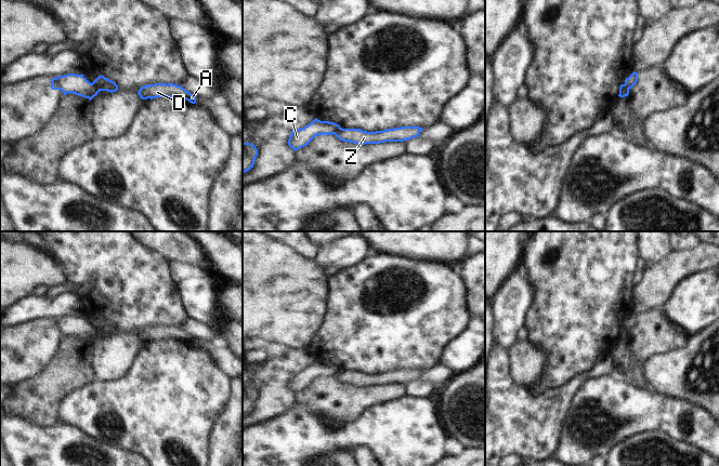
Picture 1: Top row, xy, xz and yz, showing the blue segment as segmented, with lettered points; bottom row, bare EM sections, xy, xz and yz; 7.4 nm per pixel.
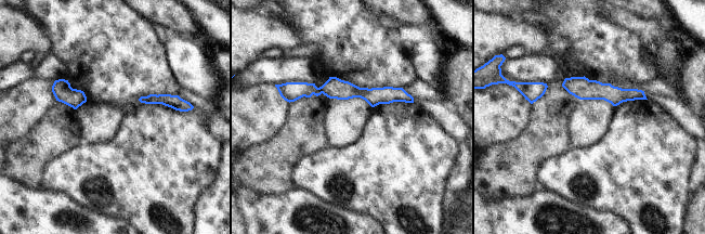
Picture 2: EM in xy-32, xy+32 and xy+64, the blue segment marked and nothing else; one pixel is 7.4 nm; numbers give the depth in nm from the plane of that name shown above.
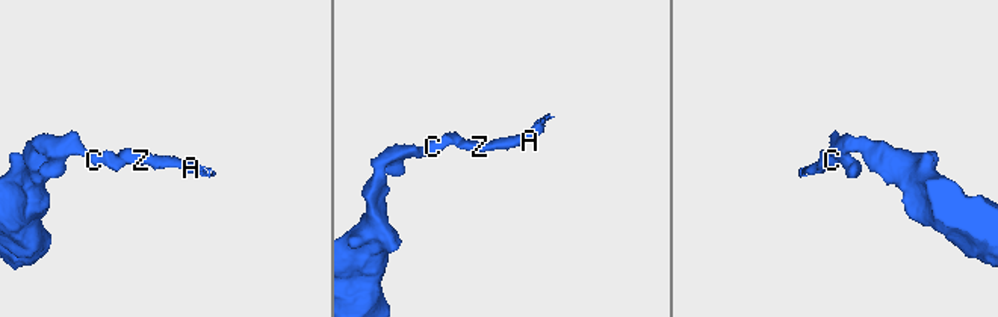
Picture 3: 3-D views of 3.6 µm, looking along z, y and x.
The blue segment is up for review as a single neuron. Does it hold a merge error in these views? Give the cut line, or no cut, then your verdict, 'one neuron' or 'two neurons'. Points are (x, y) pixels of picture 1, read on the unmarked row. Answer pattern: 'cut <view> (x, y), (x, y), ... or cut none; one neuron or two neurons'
cut xy (91, 325), (100, 332); two neurons

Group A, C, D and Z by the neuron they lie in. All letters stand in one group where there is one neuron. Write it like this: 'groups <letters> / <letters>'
groups A D Z / C

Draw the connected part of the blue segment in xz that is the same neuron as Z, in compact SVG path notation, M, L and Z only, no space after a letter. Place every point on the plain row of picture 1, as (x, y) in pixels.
M401 369L394 371L387 371L383 373L367 374L361 371L338 371L335 373L335 377L343 384L350 384L353 386L380 386L385 384L403 384L418 380L422 373L419 369Z

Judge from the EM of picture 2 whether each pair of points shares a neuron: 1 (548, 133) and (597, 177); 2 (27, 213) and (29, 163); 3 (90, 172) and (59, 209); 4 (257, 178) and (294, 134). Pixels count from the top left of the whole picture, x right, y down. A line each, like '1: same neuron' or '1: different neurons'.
1: different neurons
2: different neurons
3: different neurons
4: same neuron

